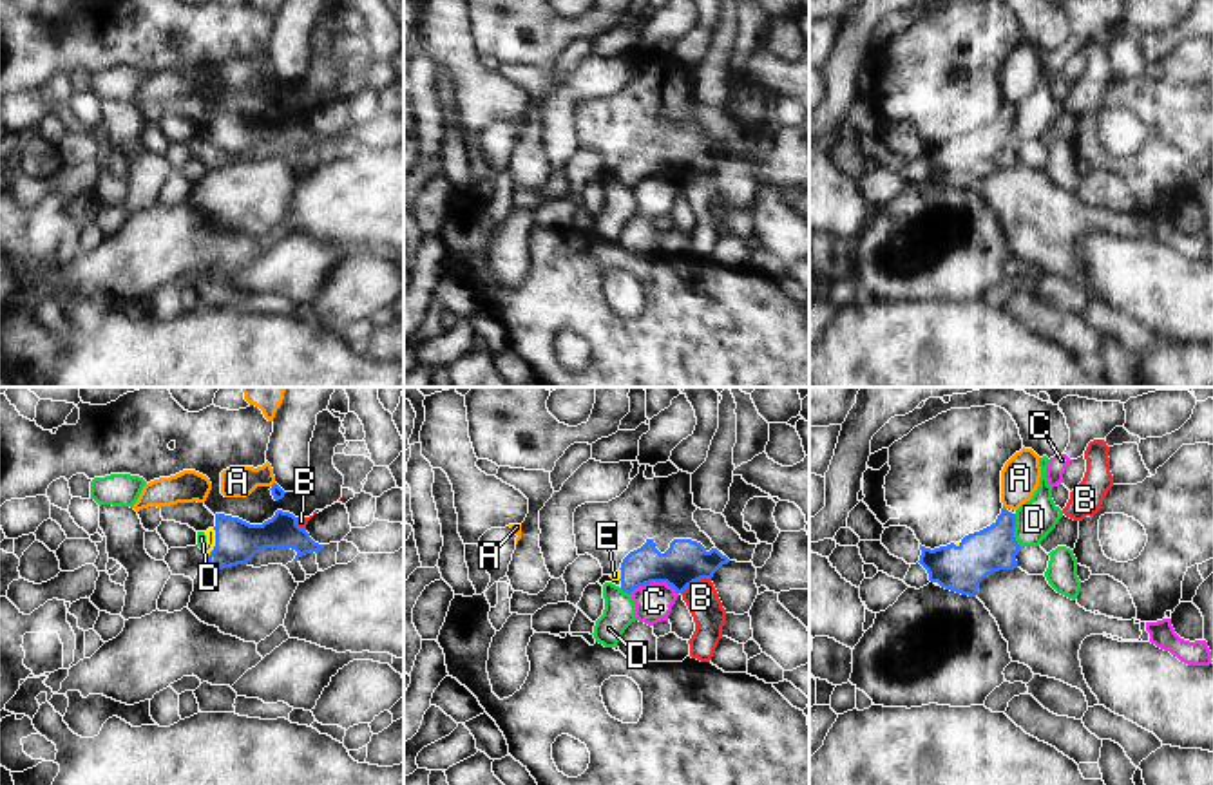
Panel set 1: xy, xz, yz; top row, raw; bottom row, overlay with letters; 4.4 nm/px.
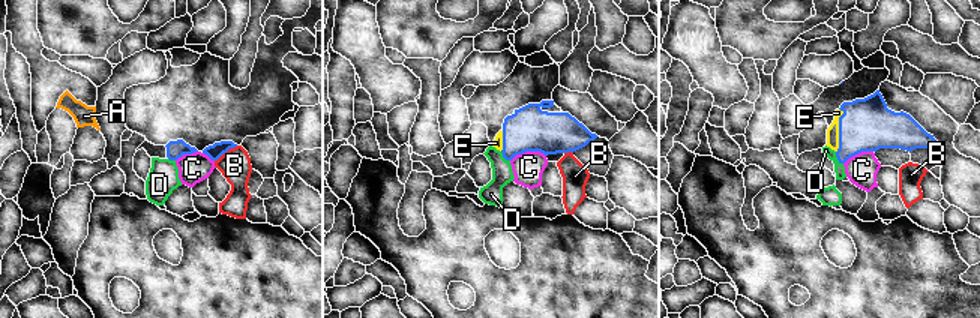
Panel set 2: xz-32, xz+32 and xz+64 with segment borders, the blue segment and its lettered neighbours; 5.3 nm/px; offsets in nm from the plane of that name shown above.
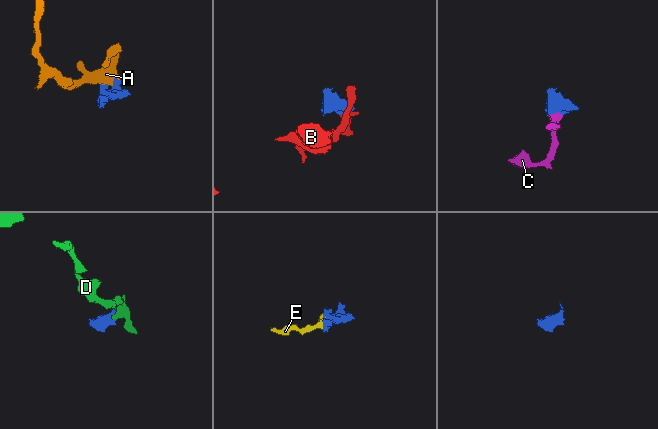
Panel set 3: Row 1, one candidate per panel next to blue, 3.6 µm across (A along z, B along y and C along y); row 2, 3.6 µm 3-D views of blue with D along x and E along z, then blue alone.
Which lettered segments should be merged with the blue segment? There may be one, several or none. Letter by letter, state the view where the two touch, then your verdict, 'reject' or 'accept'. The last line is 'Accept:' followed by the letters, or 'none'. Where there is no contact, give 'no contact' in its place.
A: no contact; reject
B: meets blue in xz; reject
C: meets blue in xz; reject
D: meets blue in yz; reject
E: meets blue in xy; accept
Accept: E

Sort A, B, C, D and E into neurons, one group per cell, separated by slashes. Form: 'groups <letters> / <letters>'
groups A / B / C / D / E

